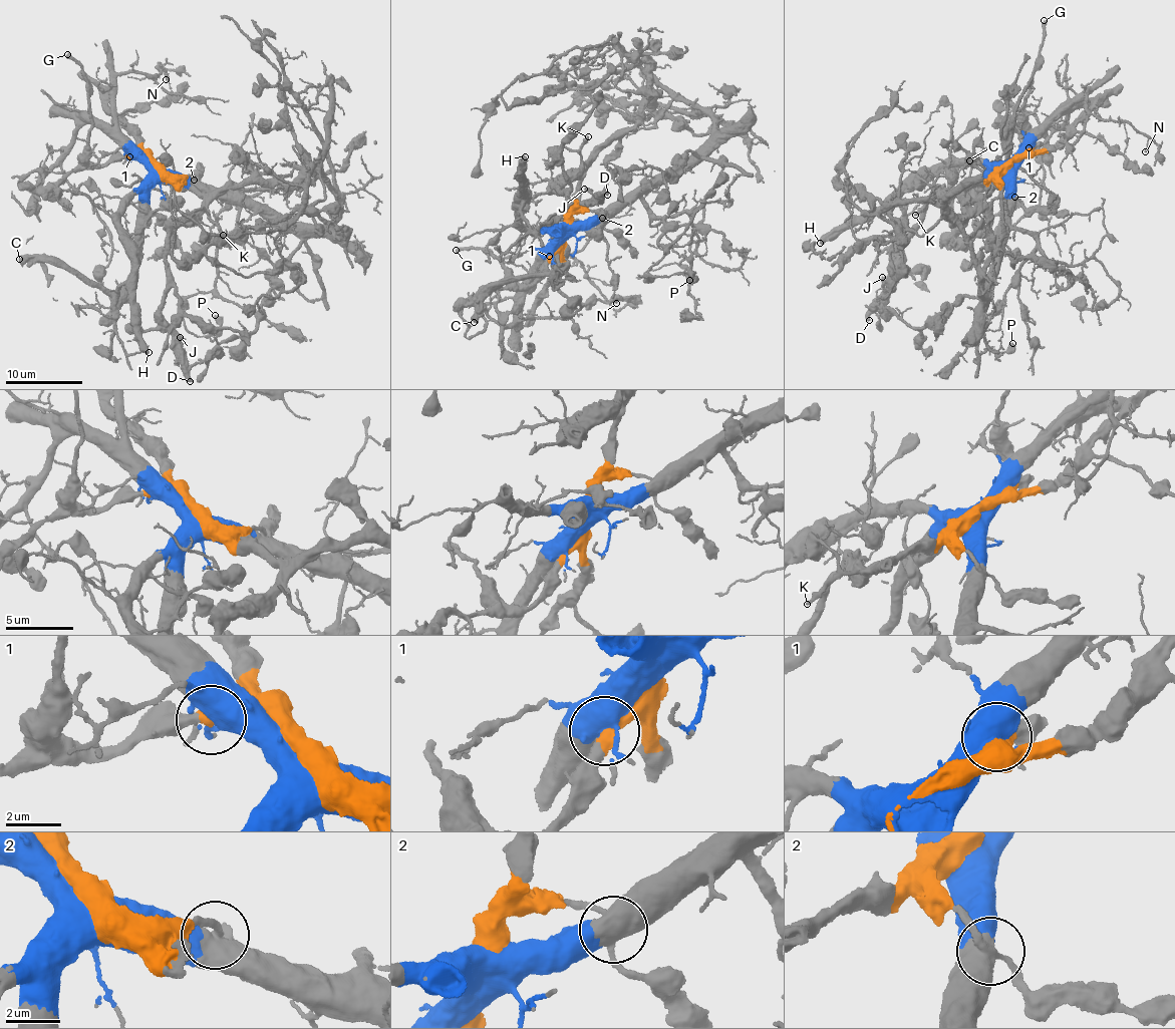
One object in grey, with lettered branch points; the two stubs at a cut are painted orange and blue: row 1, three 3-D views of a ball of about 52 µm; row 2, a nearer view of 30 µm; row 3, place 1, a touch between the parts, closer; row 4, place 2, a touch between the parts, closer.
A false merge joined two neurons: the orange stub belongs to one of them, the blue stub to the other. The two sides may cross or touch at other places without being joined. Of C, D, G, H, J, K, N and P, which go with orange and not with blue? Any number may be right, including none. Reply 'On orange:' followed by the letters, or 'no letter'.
On orange: D, G, J, K

